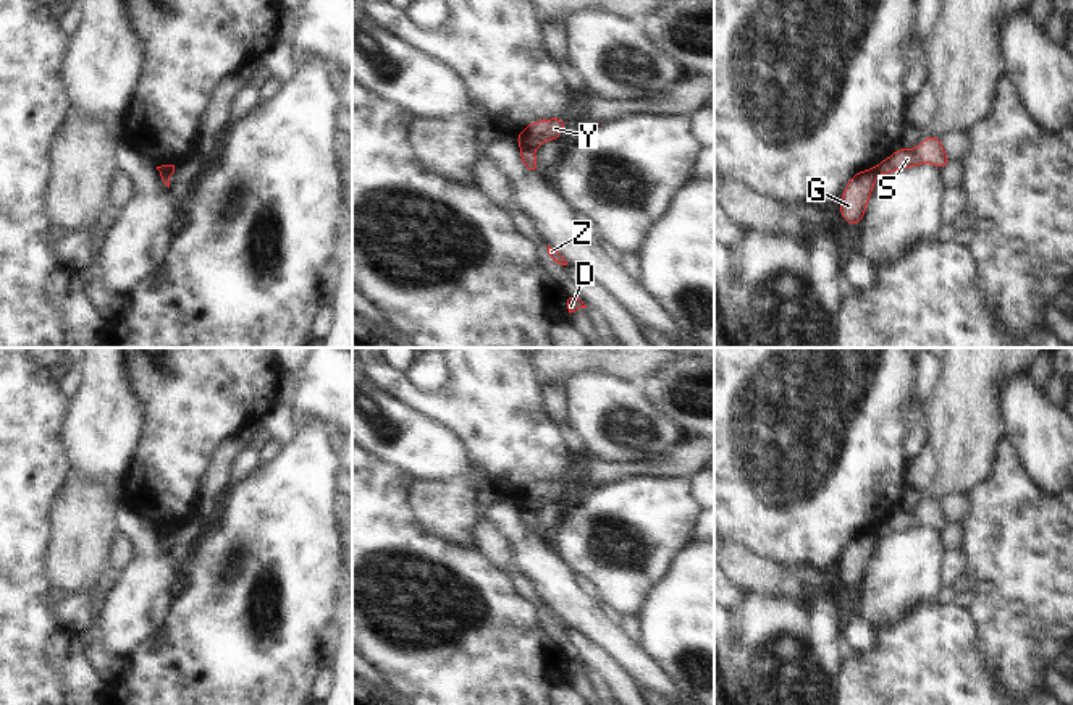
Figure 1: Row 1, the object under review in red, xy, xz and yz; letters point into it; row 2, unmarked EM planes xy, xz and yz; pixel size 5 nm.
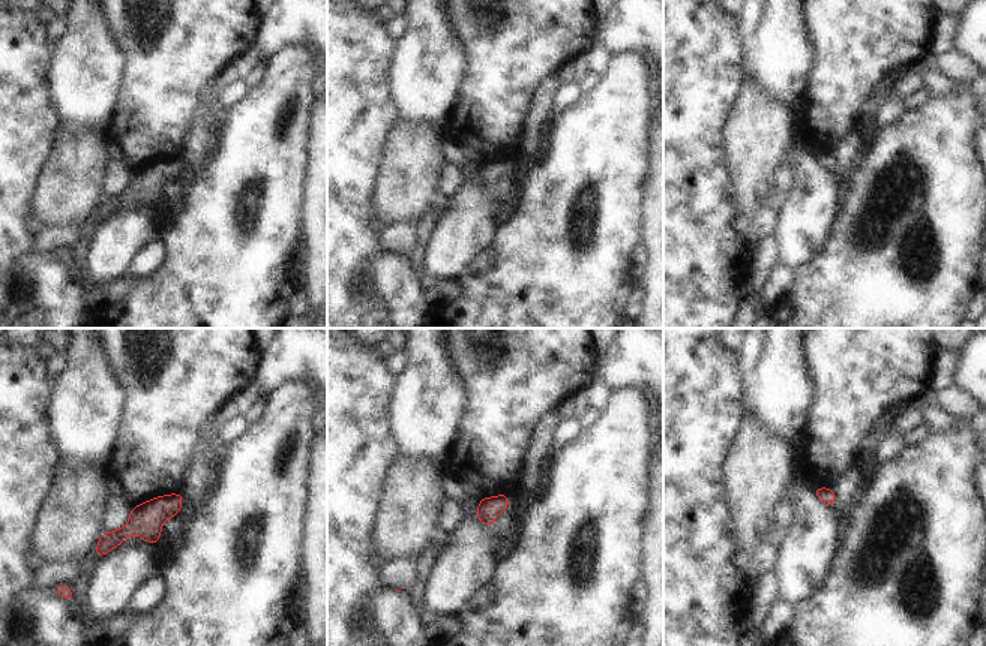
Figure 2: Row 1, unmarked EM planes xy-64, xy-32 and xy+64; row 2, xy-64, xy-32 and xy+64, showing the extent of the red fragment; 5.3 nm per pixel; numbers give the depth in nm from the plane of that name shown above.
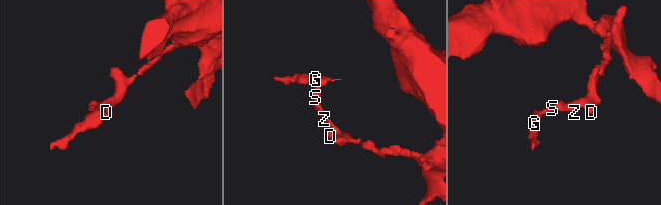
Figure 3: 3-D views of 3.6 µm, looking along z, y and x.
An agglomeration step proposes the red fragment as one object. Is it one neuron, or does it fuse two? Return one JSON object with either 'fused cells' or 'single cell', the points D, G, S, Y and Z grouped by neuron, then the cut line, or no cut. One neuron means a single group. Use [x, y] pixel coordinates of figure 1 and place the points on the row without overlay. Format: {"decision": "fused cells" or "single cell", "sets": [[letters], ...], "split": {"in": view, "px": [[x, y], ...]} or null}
{"decision": "fused cells", "sets": [["D", "S", "Z"], ["G", "Y"]], "split": {"in": "xz", "px": [[522, 508], [534, 511]]}}

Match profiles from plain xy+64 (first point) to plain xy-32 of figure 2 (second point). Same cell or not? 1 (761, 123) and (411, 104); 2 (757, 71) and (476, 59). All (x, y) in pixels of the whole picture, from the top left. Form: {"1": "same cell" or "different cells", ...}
{"1": "different cells", "2": "different cells"}

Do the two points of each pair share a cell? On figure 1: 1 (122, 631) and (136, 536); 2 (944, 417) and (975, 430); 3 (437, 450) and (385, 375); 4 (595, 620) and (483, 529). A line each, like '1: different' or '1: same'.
1: same
2: same
3: different
4: different

